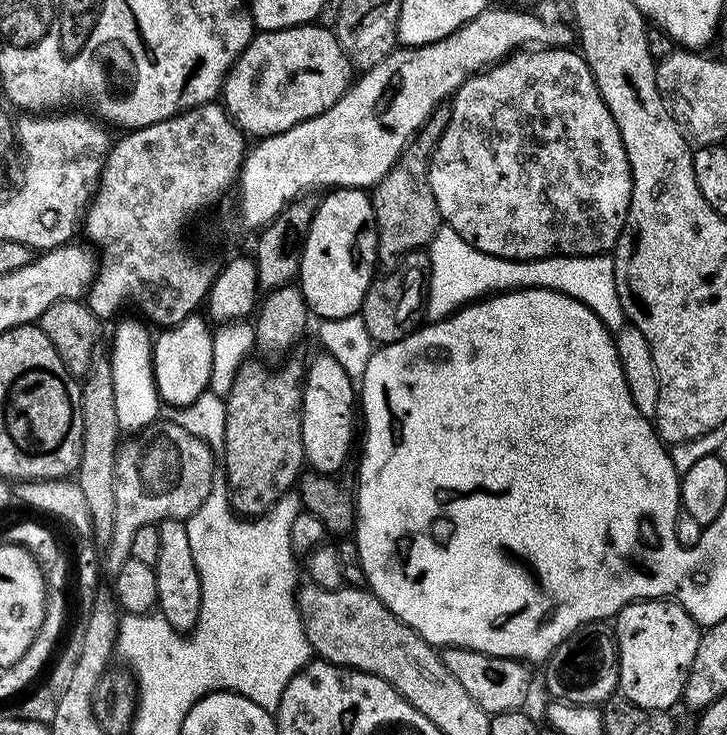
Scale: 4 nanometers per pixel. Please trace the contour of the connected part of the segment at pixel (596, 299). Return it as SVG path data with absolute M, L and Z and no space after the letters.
M441 226L430 245L432 270L428 278L426 316L429 321L447 320L452 313L487 297L521 288L549 288L582 302L610 330L623 328L626 317L618 298L611 255L542 256L530 260L507 260L470 246L452 228Z

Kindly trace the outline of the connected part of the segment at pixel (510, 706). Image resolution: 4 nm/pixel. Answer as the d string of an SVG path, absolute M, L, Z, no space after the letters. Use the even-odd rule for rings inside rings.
M445 647L440 652L440 661L462 682L462 690L482 706L482 710L489 714L497 712L514 712L525 707L528 700L528 687L532 684L529 665L523 660L511 660L505 656L491 656L475 652L469 648Z

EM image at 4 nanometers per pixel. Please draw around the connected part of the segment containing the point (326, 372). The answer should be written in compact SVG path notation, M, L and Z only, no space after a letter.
M319 354L309 363L304 377L302 402L302 446L307 467L314 472L336 474L348 460L352 427L358 424L358 388L353 377L338 366L333 356Z

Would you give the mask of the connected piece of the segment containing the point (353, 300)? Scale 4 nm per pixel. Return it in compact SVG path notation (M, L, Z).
M334 188L316 206L316 213L304 236L300 250L298 287L308 304L309 313L320 320L346 318L359 313L364 295L372 281L377 279L376 215L372 209L372 197L362 188Z

